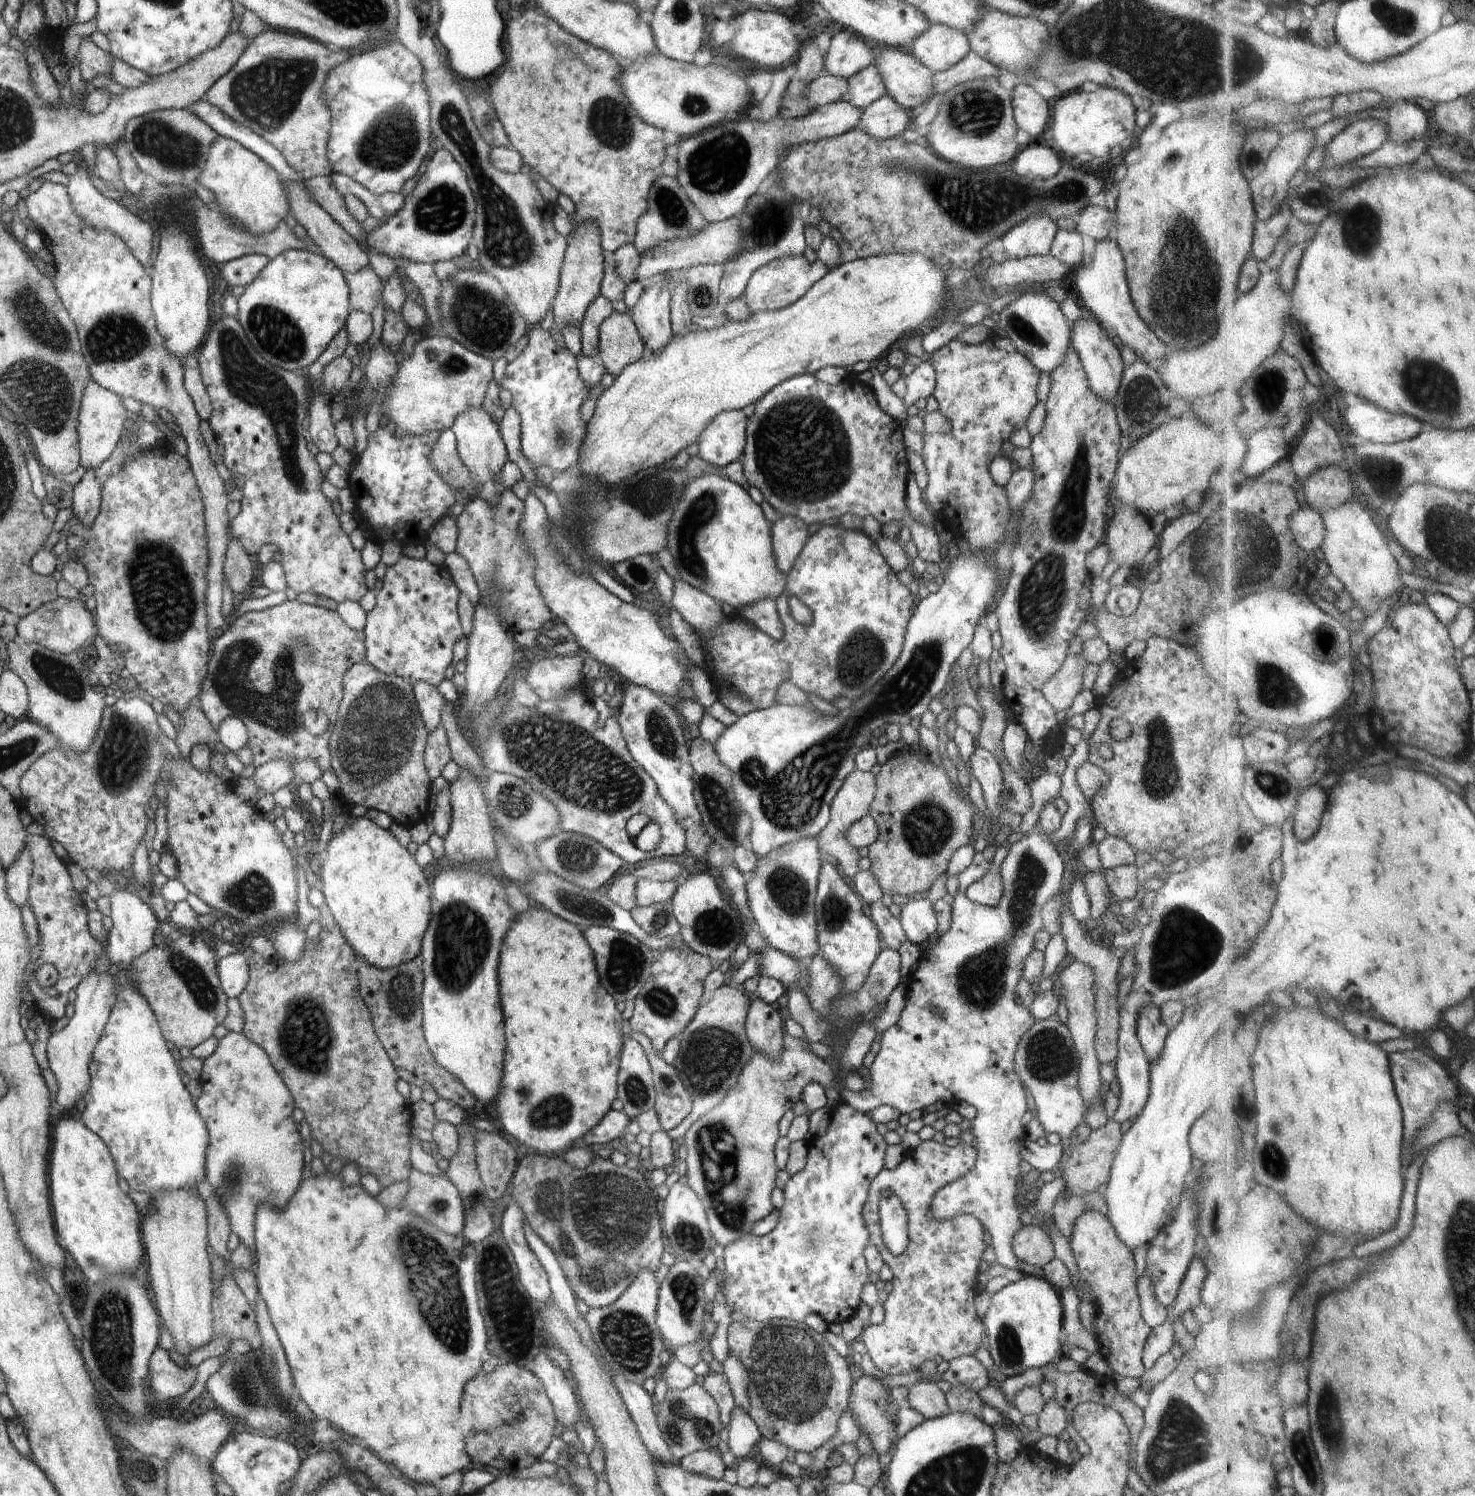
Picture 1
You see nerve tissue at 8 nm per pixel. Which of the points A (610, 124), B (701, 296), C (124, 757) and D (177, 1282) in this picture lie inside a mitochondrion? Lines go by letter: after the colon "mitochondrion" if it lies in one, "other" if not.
A: mitochondrion
B: mitochondrion
C: mitochondrion
D: other

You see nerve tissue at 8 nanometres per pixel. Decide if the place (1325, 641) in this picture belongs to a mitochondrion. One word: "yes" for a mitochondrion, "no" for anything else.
no

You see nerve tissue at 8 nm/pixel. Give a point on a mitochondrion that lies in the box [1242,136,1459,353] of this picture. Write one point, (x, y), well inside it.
(1360, 218)

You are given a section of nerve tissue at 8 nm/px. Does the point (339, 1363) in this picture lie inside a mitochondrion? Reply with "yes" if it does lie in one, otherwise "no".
no

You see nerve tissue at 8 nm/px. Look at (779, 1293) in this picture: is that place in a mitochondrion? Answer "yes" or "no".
no

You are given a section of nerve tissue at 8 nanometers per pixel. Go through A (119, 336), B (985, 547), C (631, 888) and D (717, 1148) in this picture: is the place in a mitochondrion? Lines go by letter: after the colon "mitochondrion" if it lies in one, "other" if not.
A: mitochondrion
B: other
C: other
D: mitochondrion

